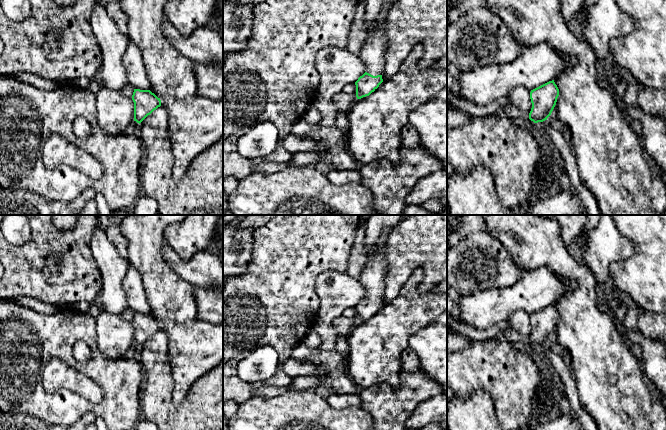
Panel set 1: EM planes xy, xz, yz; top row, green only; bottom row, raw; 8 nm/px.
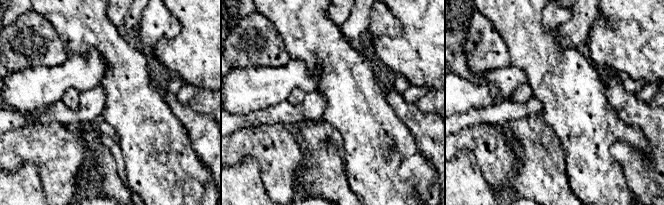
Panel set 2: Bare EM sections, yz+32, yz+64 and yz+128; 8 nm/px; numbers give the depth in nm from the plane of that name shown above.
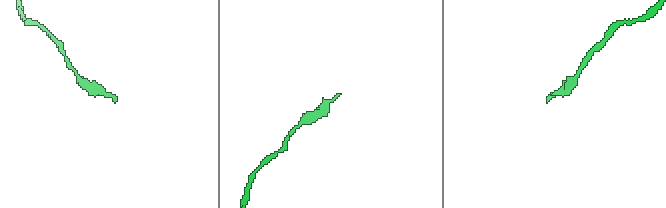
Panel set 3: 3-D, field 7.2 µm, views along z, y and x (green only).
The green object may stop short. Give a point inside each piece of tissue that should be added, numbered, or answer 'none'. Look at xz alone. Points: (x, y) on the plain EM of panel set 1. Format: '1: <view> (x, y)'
1: xz (372, 277)

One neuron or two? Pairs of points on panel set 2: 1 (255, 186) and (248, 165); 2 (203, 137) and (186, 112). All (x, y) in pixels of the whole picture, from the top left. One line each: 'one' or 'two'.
1: one
2: one

